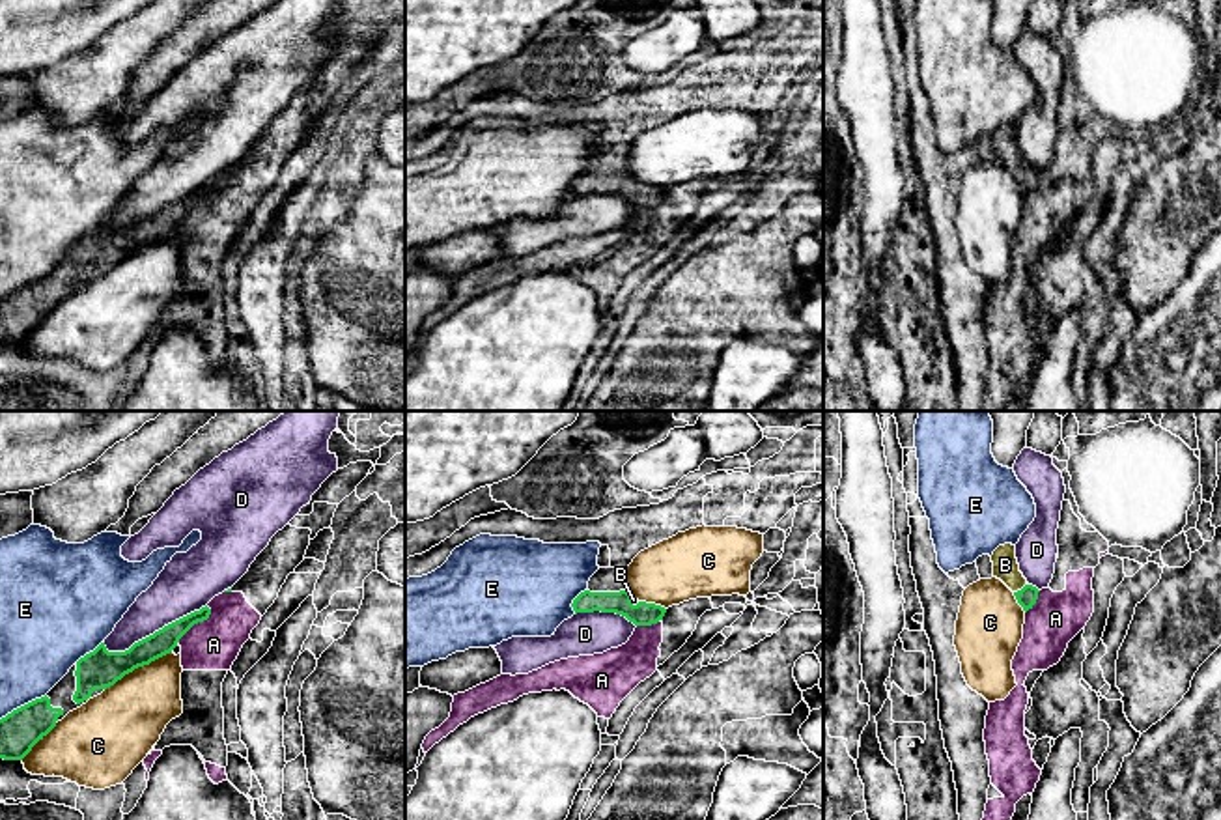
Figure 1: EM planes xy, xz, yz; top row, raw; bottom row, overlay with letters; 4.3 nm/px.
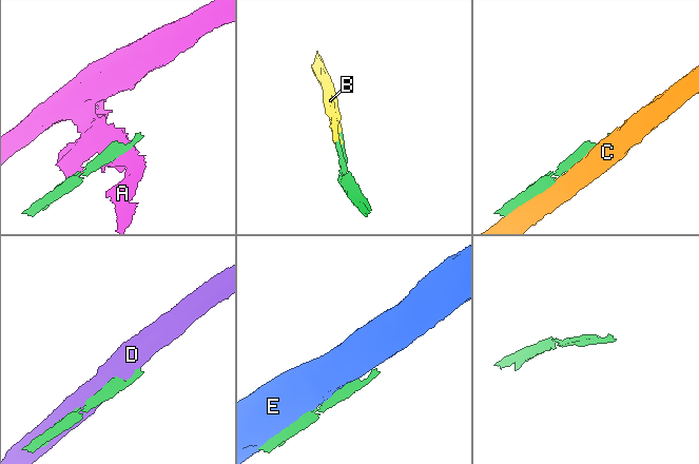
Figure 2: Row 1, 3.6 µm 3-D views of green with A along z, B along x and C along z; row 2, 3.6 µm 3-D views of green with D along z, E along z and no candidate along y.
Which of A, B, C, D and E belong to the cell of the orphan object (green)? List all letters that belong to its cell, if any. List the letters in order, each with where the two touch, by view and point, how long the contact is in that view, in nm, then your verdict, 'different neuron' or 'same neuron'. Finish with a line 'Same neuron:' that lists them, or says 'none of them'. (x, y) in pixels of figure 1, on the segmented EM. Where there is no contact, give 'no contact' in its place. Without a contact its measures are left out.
A: xy (196, 622) | 220 nm | different neuron
B: yz (1022, 589) | 80 nm | same neuron
C: xy (137, 667) | 340 nm | different neuron
D: xy (155, 632) | 480 nm | different neuron
E: xy (25, 705) | 240 nm | different neuron
Same neuron: B

